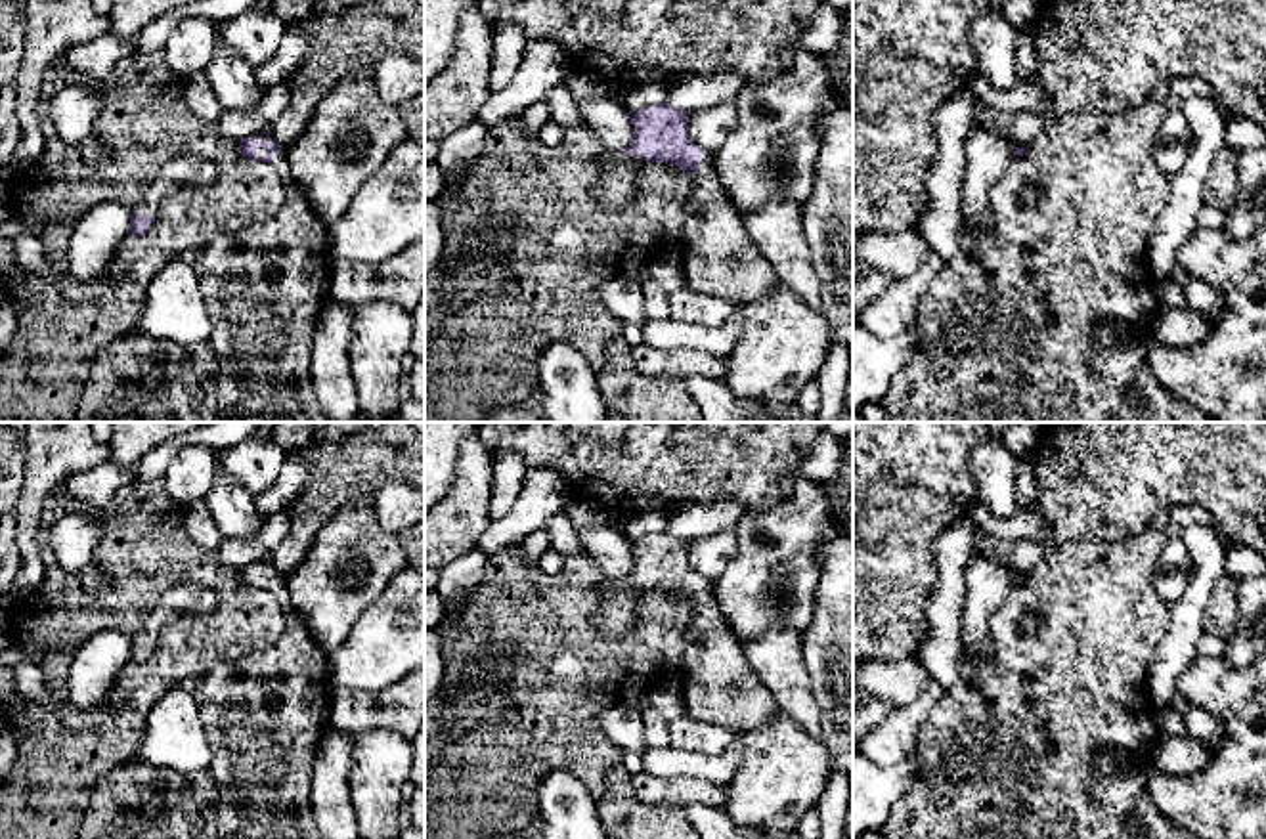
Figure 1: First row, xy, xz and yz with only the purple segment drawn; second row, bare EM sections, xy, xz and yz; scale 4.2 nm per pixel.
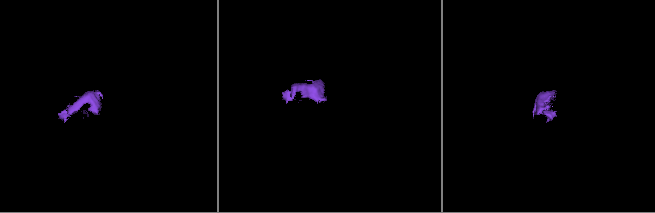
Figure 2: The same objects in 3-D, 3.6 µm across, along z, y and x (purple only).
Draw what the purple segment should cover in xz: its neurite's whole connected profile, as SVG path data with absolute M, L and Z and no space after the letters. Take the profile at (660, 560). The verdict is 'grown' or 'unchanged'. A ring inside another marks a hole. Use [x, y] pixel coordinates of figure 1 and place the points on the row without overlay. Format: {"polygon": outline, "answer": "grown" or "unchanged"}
{"polygon": "M664 529L631 541L631 552L629 575L600 581L595 627L604 636L625 636L637 625L637 594L679 594L690 606L679 673L687 715L740 736L765 726L780 711L776 696L750 669L744 642L715 600L713 581L692 571L688 541Z", "answer": "grown"}

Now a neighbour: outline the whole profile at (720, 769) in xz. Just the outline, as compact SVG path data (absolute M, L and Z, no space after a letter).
M740 740L731 742L721 753L708 755L673 745L652 747L643 753L643 772L656 778L702 780L727 787L742 764Z

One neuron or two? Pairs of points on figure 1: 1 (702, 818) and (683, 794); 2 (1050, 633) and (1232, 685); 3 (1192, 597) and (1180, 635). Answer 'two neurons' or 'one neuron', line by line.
1: two neurons
2: two neurons
3: one neuron

